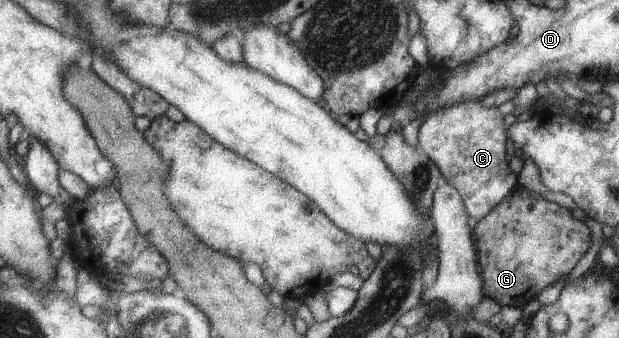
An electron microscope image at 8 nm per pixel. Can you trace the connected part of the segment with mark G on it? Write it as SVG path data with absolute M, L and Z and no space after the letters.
M525 187L523 189L516 189L515 191L510 192L510 194L508 194L508 196L506 196L502 202L500 202L497 206L494 206L494 208L490 210L490 213L484 219L481 219L478 224L476 224L475 229L473 230L473 235L475 238L477 258L481 278L484 284L485 294L487 297L498 302L498 304L500 304L502 307L518 307L521 309L523 309L524 306L530 301L536 300L544 288L549 285L553 285L562 277L568 276L580 258L584 256L592 244L591 232L588 226L586 226L585 222L576 220L576 218L572 216L572 211L568 210L568 208L564 208L564 206L560 206L560 204L550 202L549 200L542 198L542 196L539 196Z

